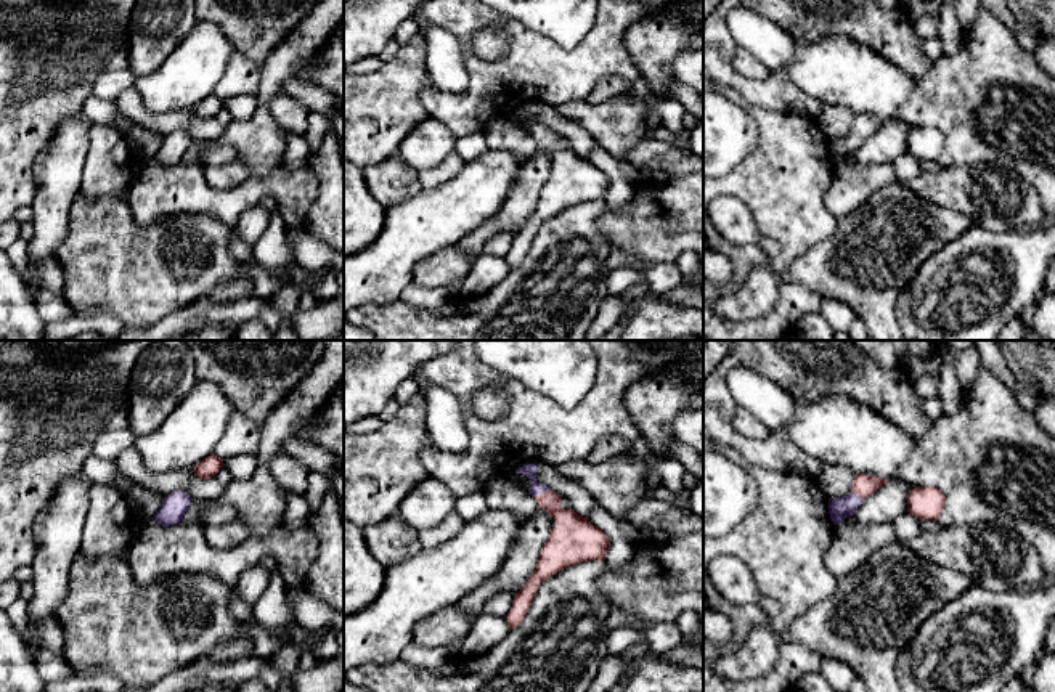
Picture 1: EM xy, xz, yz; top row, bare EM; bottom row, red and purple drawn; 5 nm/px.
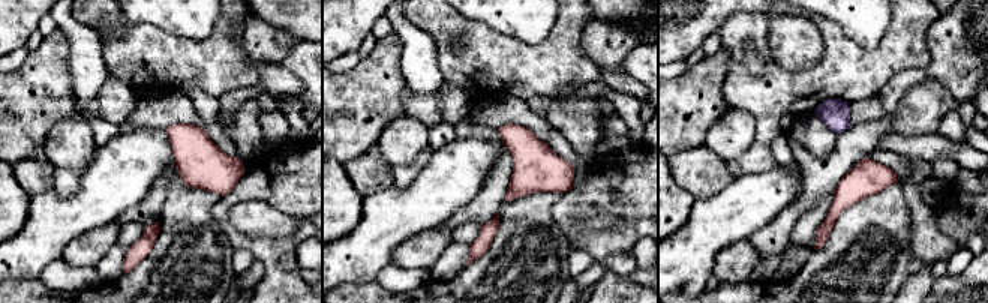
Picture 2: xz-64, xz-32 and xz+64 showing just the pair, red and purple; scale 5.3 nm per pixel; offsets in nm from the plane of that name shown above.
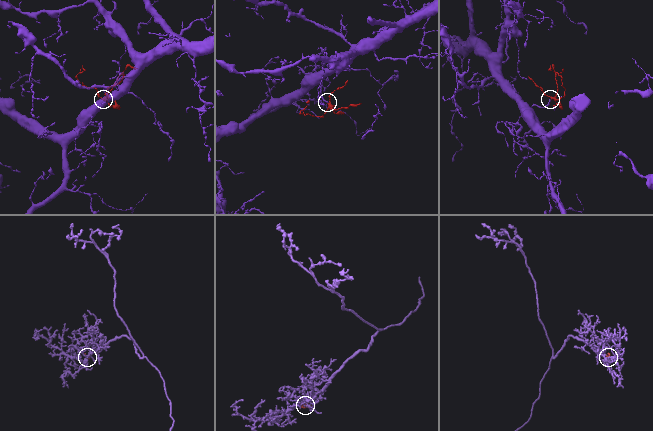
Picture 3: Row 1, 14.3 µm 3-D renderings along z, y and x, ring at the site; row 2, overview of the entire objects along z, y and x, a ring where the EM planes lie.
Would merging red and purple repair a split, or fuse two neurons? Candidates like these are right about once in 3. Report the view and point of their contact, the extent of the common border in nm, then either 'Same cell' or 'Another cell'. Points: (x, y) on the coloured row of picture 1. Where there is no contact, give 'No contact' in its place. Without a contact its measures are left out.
Touches red at xz (543, 493). Shared border 90 nm. Same cell

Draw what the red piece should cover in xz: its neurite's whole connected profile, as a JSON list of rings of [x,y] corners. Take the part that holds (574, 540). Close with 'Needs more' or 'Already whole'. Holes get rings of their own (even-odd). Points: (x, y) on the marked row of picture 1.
[[[523,464],[515,472],[530,478],[530,495],[536,499],[540,509],[549,512],[556,525],[549,531],[533,573],[523,588],[515,592],[512,607],[504,617],[511,629],[525,620],[544,580],[580,562],[604,562],[610,544],[607,535],[593,525],[588,517],[578,515],[573,509],[564,509],[560,495],[536,482],[538,464]]]. Needs more

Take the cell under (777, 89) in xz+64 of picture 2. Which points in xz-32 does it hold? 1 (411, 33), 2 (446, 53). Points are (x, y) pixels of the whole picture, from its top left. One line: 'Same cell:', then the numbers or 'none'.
Same cell: 2

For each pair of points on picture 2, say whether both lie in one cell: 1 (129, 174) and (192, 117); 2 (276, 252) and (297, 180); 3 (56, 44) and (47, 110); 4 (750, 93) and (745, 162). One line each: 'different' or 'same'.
1: different
2: same
3: same
4: same

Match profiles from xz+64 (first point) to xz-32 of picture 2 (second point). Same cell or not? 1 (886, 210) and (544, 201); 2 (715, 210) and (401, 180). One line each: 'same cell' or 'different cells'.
1: same cell
2: different cells

